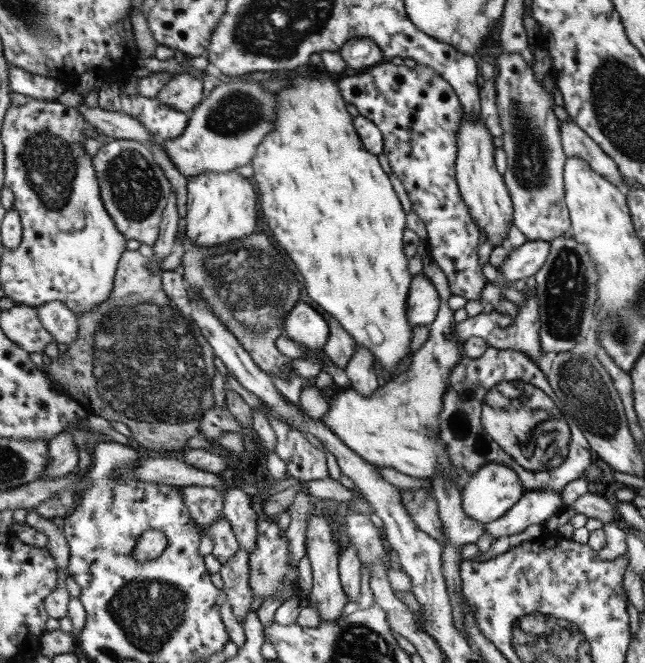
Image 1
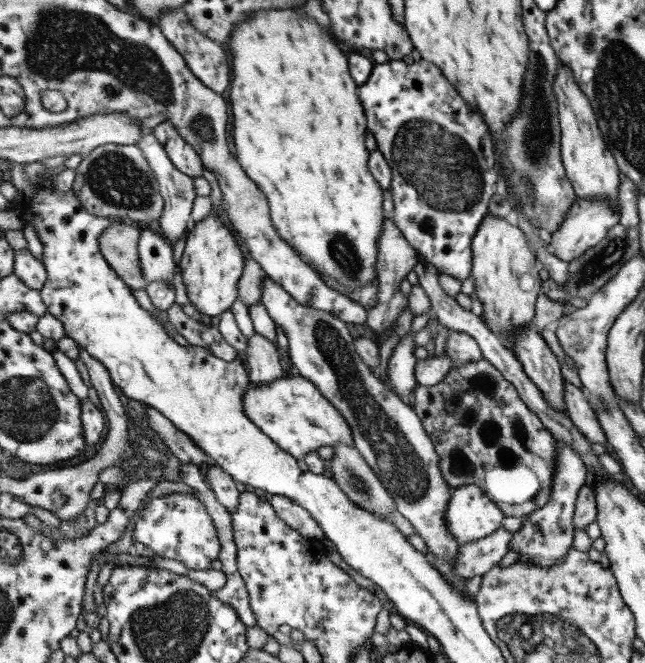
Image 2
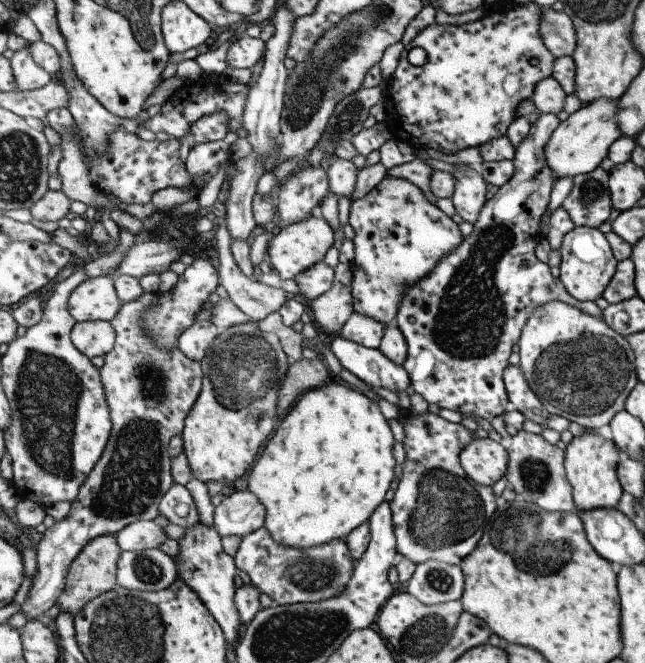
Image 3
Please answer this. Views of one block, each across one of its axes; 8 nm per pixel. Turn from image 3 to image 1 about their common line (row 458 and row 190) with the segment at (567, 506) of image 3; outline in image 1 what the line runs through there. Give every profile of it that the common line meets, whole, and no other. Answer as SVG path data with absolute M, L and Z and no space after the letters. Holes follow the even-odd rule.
M502 52L498 56L498 66L500 66L500 73L497 79L497 104L499 109L499 116L504 133L501 135L504 150L507 153L508 158L508 169L507 173L504 174L510 196L512 197L513 206L515 209L514 224L525 235L528 241L553 241L557 238L562 238L565 233L571 234L572 220L569 214L569 208L566 202L566 187L564 182L564 170L568 154L565 152L564 144L562 141L562 126L555 110L553 110L553 99L549 90L545 88L545 84L541 80L537 80L533 68L529 65L528 55L526 53L505 53Z

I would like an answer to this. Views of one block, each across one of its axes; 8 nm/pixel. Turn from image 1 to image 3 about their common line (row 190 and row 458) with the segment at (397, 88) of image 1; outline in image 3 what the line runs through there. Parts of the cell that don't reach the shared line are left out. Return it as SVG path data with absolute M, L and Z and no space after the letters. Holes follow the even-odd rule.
M430 412L408 414L403 426L406 459L391 501L397 550L418 565L431 560L461 565L476 551L499 502L492 486L477 484L461 464L461 452L476 440L474 432Z

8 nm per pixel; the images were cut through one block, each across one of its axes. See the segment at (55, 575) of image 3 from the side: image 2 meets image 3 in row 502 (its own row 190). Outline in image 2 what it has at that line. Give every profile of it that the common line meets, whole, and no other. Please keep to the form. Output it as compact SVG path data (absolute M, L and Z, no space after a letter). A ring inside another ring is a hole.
M104 144L90 152L76 168L71 190L89 213L99 217L153 227L164 215L165 198L161 195L159 177L138 144Z

